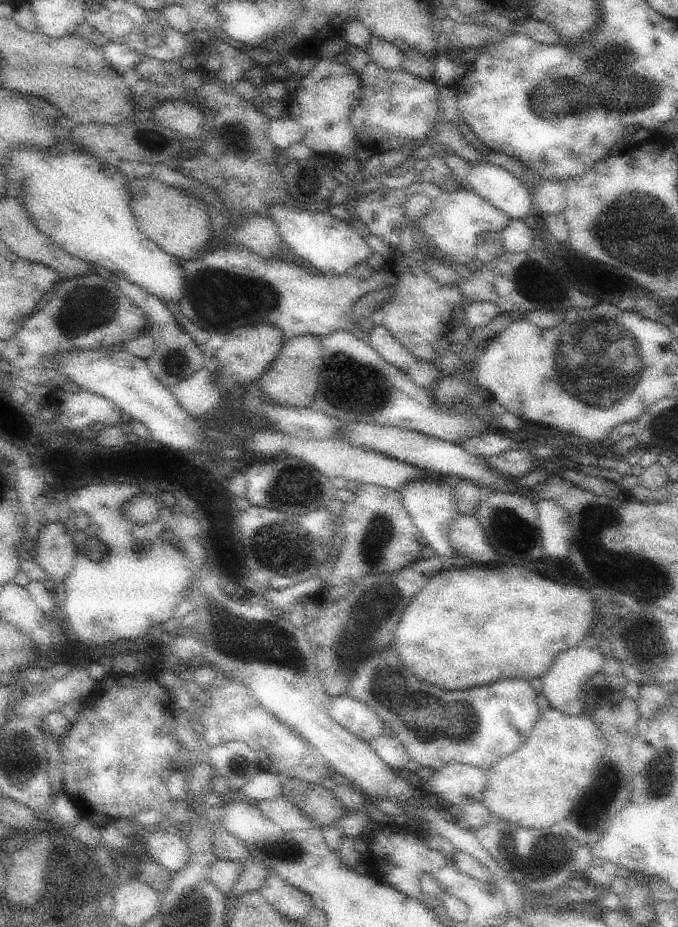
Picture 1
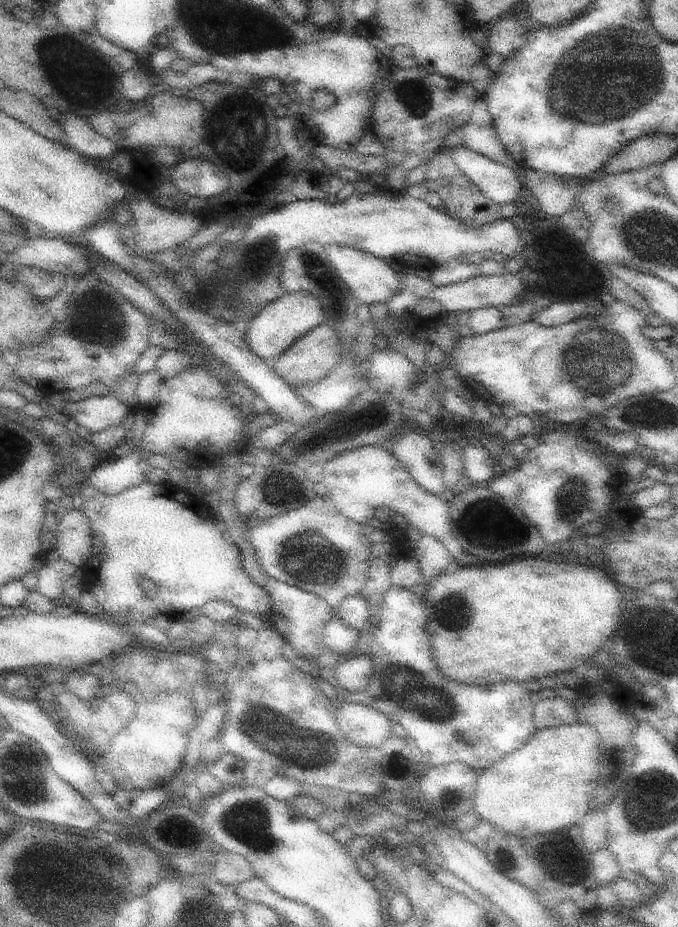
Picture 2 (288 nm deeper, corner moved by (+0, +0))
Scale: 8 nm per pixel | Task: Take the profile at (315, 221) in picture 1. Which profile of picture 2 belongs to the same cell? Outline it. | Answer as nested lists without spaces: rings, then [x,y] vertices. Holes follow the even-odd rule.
[[[331,244],[331,246],[325,246],[325,252],[333,264],[333,268],[337,270],[337,276],[345,282],[345,286],[349,288],[349,292],[355,294],[355,298],[361,302],[361,304],[387,304],[391,298],[399,296],[399,292],[403,290],[403,284],[401,284],[401,278],[399,274],[395,272],[395,266],[369,254],[369,252],[361,252],[361,250],[355,250],[355,248],[347,248],[347,246],[341,246],[341,244]]]

